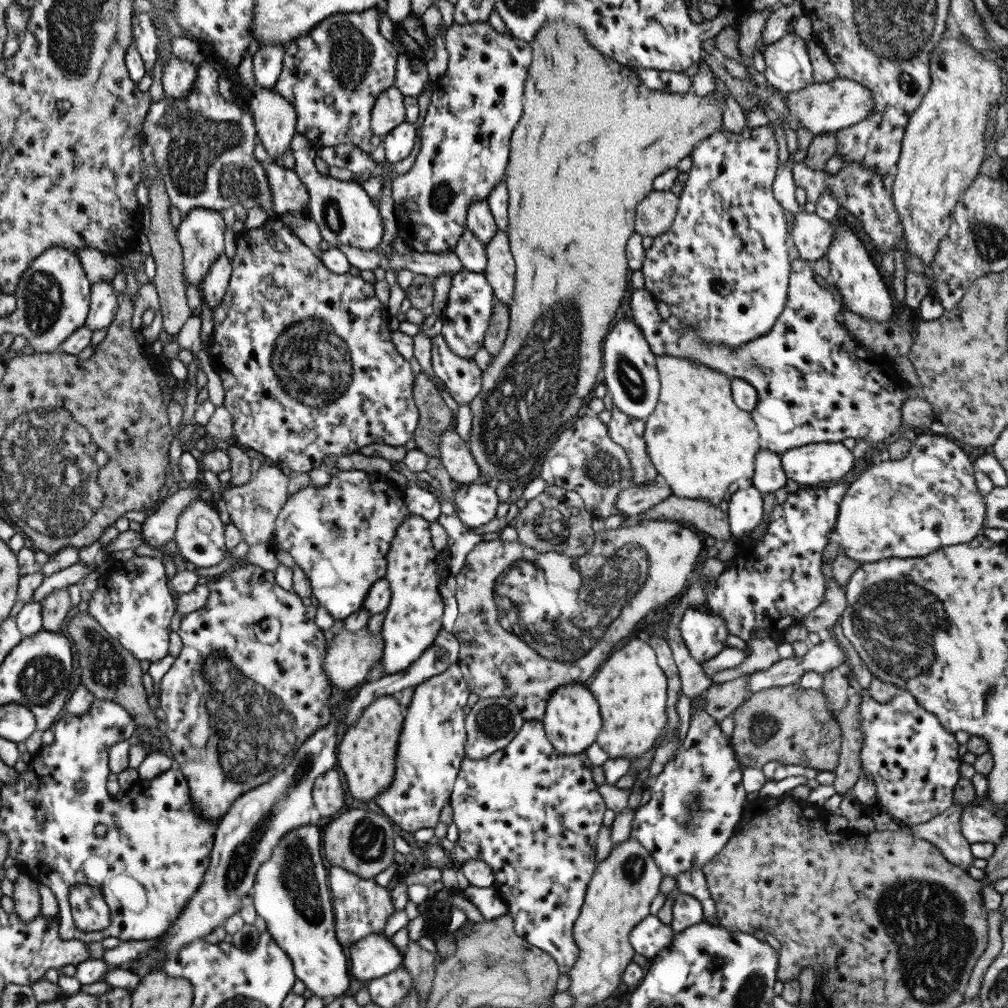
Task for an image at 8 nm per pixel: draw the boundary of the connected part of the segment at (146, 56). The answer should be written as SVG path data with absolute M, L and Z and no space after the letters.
M140 12L132 17L133 46L141 55L146 70L153 70L156 63L157 43L159 36L157 29L146 12Z

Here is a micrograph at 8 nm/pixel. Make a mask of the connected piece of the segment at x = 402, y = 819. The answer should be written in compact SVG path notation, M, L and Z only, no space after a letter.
M457 663L416 685L414 696L404 712L402 734L396 748L394 782L388 791L374 798L376 804L392 819L392 822L406 832L414 833L420 828L435 828L440 822L442 808L450 802L455 780L460 772L460 764L465 756L467 734L463 708L467 705L470 693L471 690Z

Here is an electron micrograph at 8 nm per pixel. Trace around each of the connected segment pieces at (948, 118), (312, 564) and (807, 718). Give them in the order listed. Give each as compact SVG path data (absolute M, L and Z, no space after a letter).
M946 30L938 47L930 58L931 84L922 103L910 117L906 132L901 140L898 172L894 180L892 198L896 212L904 228L904 244L908 254L918 256L926 266L934 262L940 240L946 238L955 206L962 192L977 178L989 148L985 144L988 111L993 103L1000 104L1004 97L1004 72L1001 62L996 64L985 60L980 51L970 44L952 38Z
M351 469L350 471L340 471L332 476L332 480L330 480L328 486L318 488L313 487L311 484L306 485L306 487L298 489L294 495L290 495L290 497L287 498L282 511L277 514L272 548L274 548L276 554L277 552L286 552L286 554L292 556L294 562L304 571L308 582L310 582L312 594L316 597L316 600L318 600L335 619L344 620L344 618L348 618L362 608L362 604L370 588L386 575L388 552L391 550L394 536L397 536L397 529L409 518L410 514L407 504L404 504L404 492L400 492L398 488L390 486L388 482L382 482L382 480L372 478L372 474L366 474L366 472L362 470Z
M797 683L786 686L772 686L754 692L750 697L732 712L734 730L730 738L736 760L742 769L762 769L767 762L776 760L779 763L800 764L804 767L815 768L818 771L833 771L840 760L842 731L840 724L830 713L826 698L821 693L810 688L802 688Z

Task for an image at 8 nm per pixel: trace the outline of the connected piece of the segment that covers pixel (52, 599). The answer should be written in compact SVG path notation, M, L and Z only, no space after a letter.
M67 588L54 590L44 598L42 604L43 629L57 632L64 627L68 617L74 612Z

